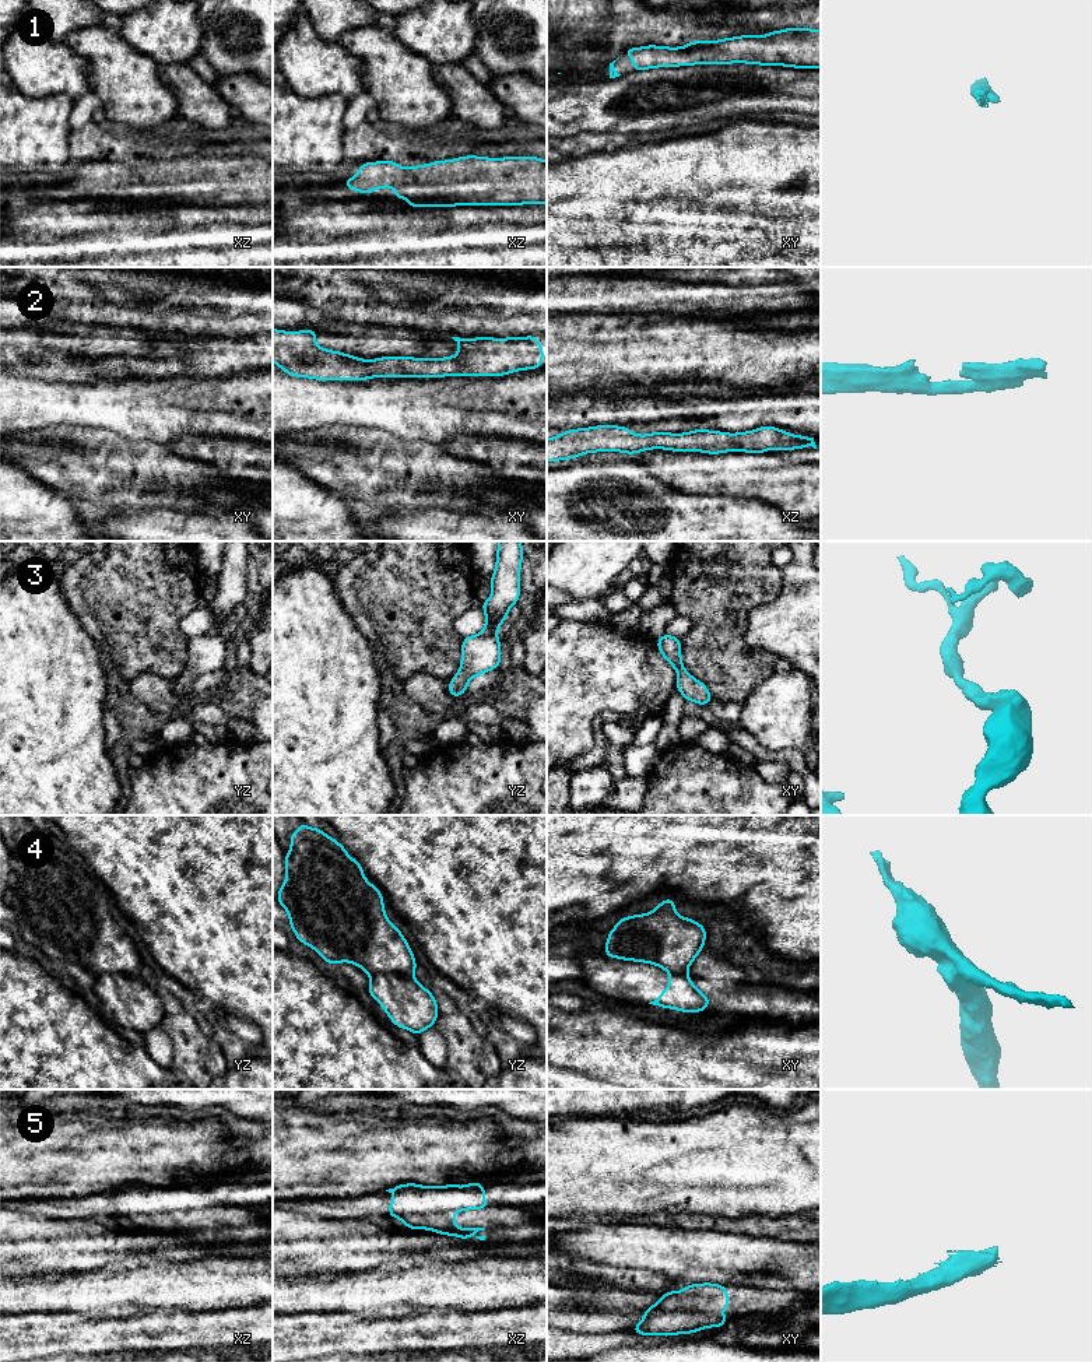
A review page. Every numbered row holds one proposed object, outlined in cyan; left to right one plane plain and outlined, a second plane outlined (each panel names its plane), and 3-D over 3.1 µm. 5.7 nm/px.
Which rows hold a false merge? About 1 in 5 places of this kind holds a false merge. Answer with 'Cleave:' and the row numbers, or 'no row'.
Cleave: 4

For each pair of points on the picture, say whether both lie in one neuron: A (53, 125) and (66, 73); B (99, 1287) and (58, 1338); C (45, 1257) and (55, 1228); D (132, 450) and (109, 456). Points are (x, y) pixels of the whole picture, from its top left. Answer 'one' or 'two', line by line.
A: two
B: two
C: one
D: one

